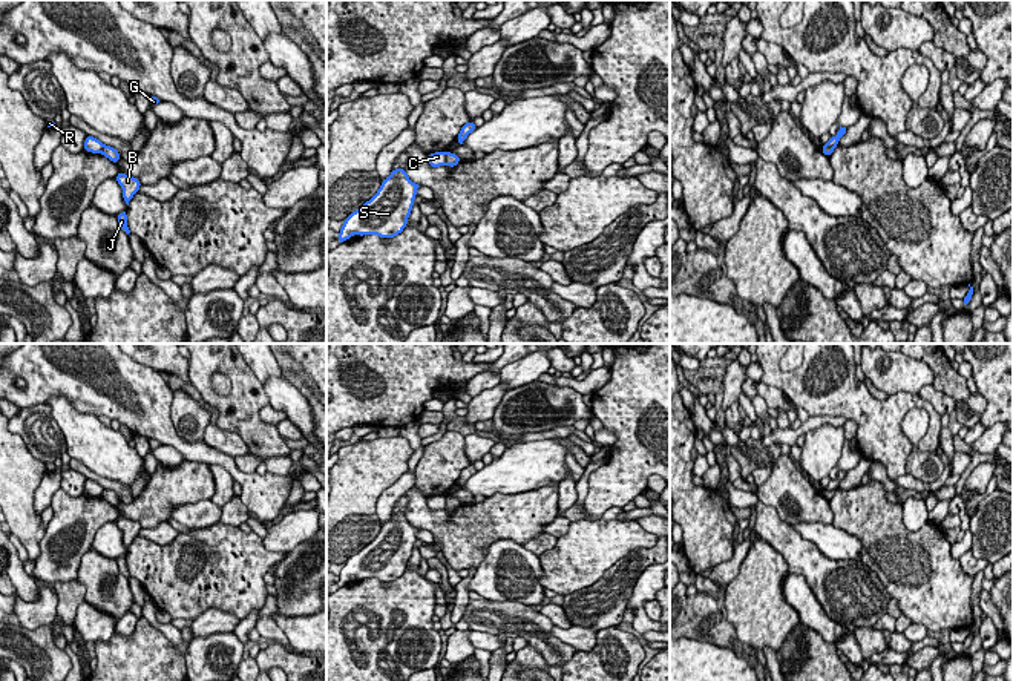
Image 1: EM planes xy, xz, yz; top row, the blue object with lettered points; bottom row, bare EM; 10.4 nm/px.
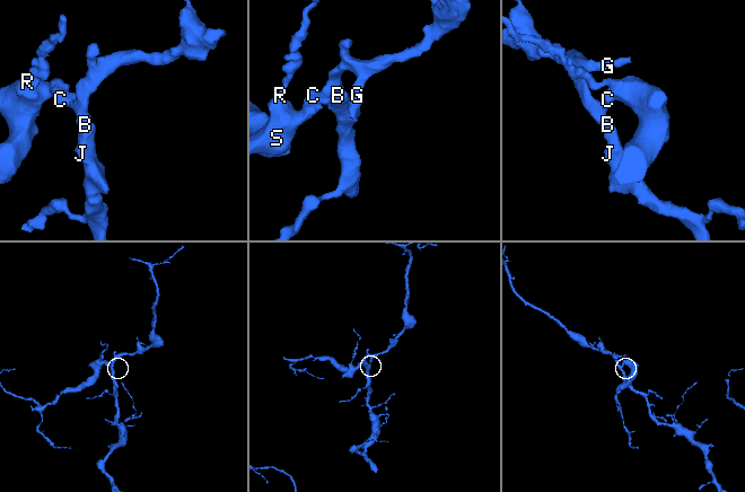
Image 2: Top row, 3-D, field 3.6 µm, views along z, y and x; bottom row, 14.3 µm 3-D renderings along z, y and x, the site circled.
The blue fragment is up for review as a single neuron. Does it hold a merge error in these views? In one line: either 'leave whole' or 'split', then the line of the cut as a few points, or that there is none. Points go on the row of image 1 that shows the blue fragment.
split; cut in xz along (445, 152), (446, 164)

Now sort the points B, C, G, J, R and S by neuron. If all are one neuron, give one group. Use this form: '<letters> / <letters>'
B G J / C R S

